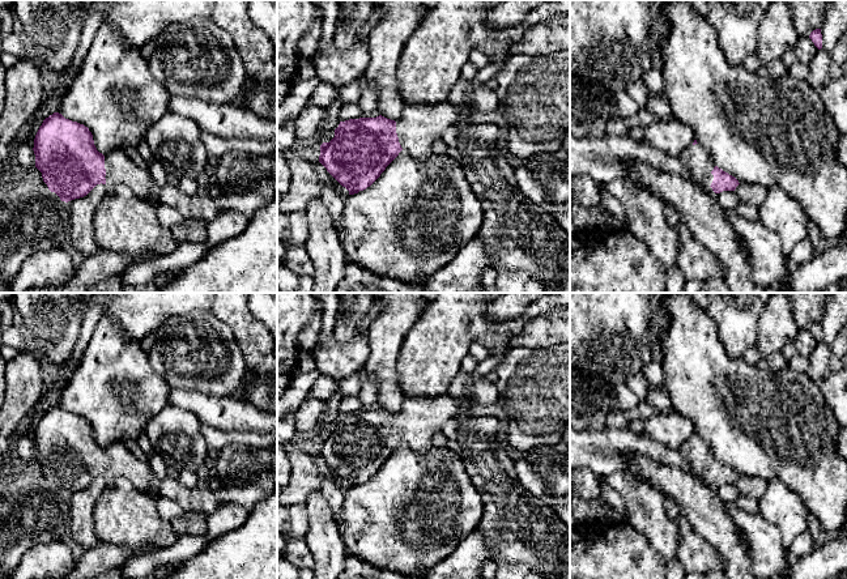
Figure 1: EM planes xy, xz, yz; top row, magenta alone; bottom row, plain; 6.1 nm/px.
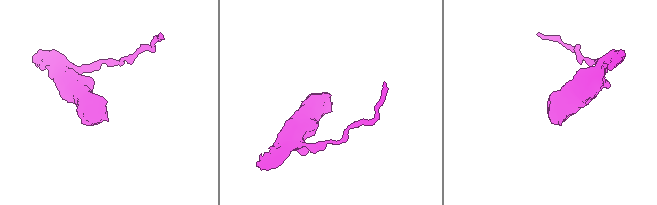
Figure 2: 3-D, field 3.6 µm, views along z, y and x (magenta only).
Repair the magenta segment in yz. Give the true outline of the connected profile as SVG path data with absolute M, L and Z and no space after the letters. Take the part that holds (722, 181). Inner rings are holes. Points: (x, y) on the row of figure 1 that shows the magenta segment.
M694 140L684 158L690 175L697 182L710 186L715 193L723 191L735 191L740 184L739 180L728 173L719 169L707 150Z

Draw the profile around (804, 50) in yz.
M809 37L797 38L796 44L792 50L796 56L796 60L805 64L809 64L818 51L818 48L814 46Z

